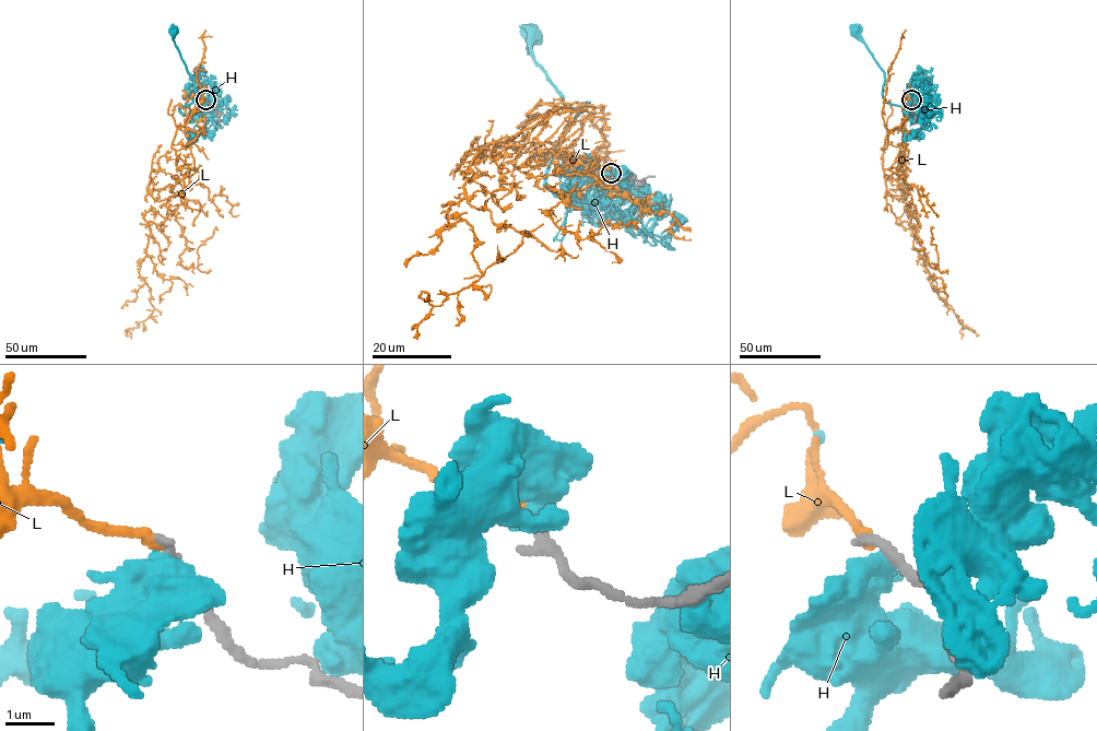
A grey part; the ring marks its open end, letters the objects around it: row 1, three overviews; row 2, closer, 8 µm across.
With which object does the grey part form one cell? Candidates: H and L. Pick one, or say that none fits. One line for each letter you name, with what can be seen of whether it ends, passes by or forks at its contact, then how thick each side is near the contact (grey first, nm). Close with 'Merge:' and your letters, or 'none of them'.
L: it ends there; 240 nm thick on the grey side, 190 nm on the other
Merge: L

